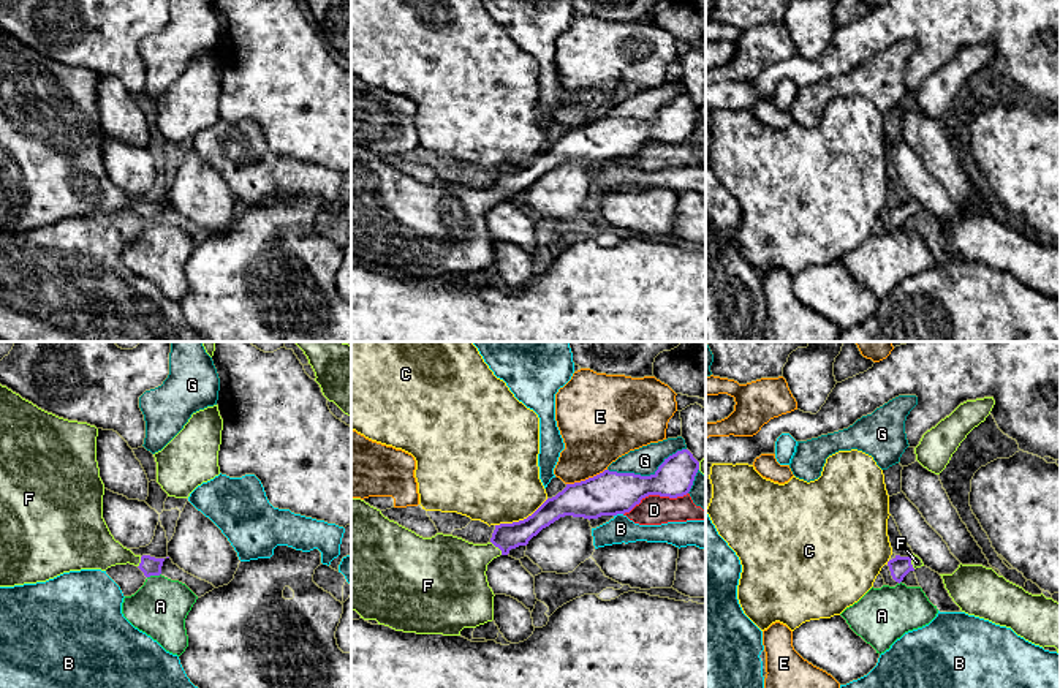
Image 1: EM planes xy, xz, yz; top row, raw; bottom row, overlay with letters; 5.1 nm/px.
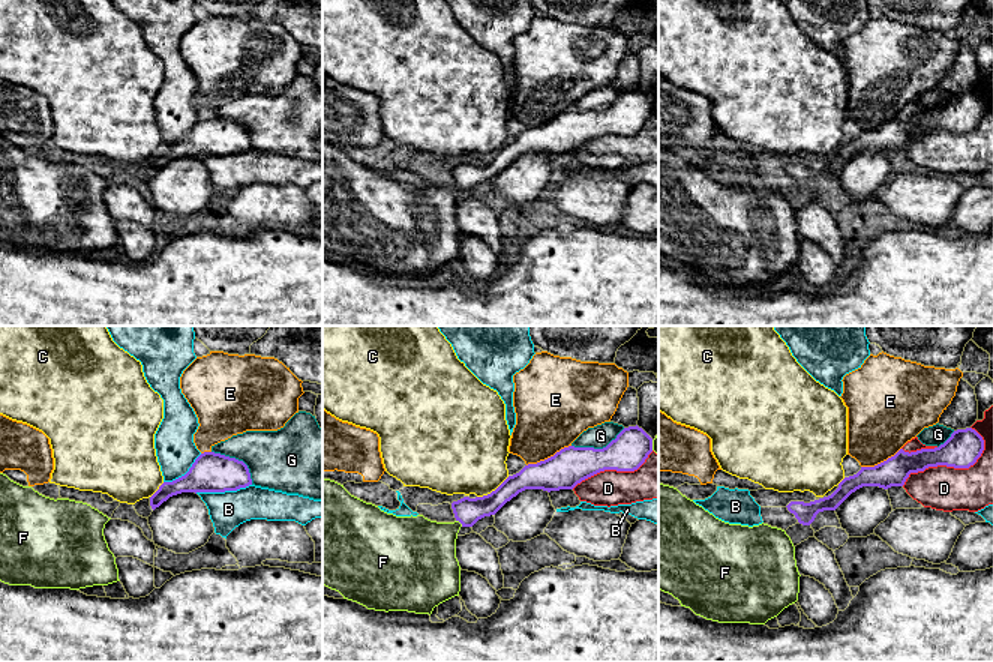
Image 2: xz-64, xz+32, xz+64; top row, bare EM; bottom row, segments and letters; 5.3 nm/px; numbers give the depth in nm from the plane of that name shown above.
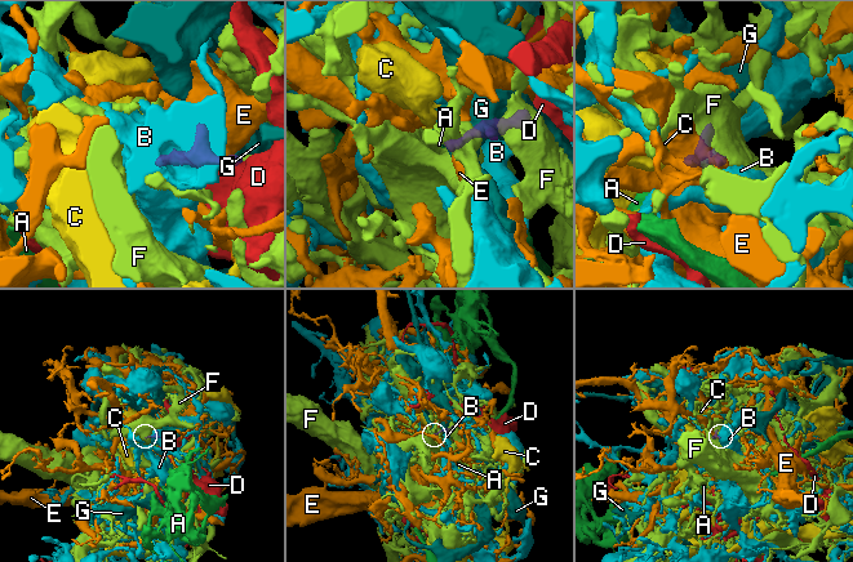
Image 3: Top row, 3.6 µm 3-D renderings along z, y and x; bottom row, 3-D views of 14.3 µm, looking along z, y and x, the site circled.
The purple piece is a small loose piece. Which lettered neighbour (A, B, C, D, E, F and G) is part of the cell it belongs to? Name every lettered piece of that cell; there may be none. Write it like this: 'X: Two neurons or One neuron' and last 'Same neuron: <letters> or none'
A: Two neurons
B: Two neurons
C: Two neurons
D: Two neurons
E: Two neurons
F: One neuron
G: Two neurons
Same neuron: F

